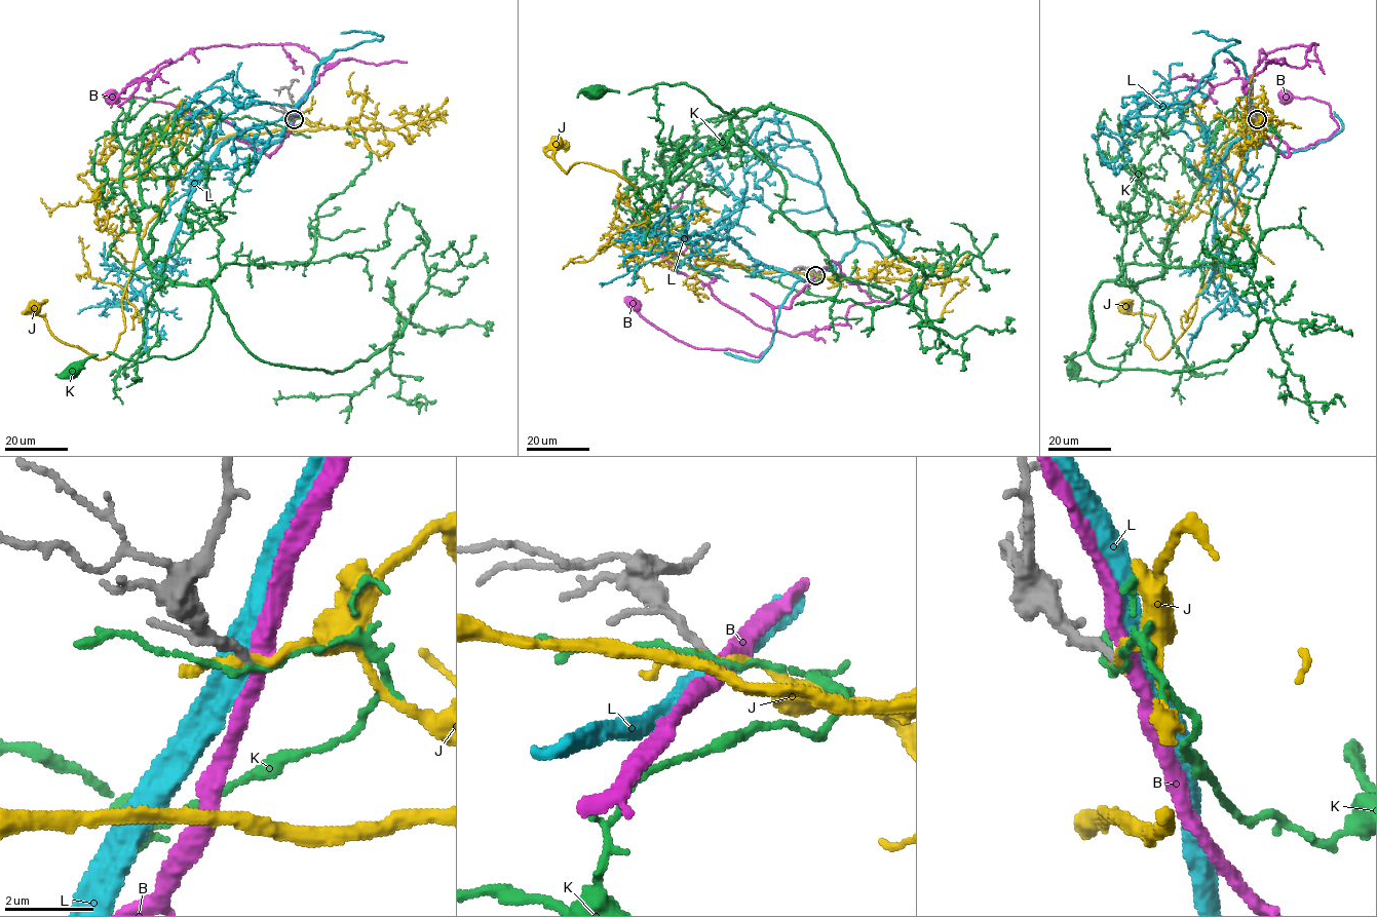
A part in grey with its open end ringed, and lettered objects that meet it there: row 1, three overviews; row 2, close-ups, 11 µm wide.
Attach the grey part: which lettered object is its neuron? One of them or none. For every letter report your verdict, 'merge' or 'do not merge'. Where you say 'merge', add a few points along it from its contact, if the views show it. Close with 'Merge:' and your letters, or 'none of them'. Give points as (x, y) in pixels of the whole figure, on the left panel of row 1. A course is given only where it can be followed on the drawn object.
B: do not merge
J: do not merge
K: do not merge
L: do not merge
Merge: none of them

